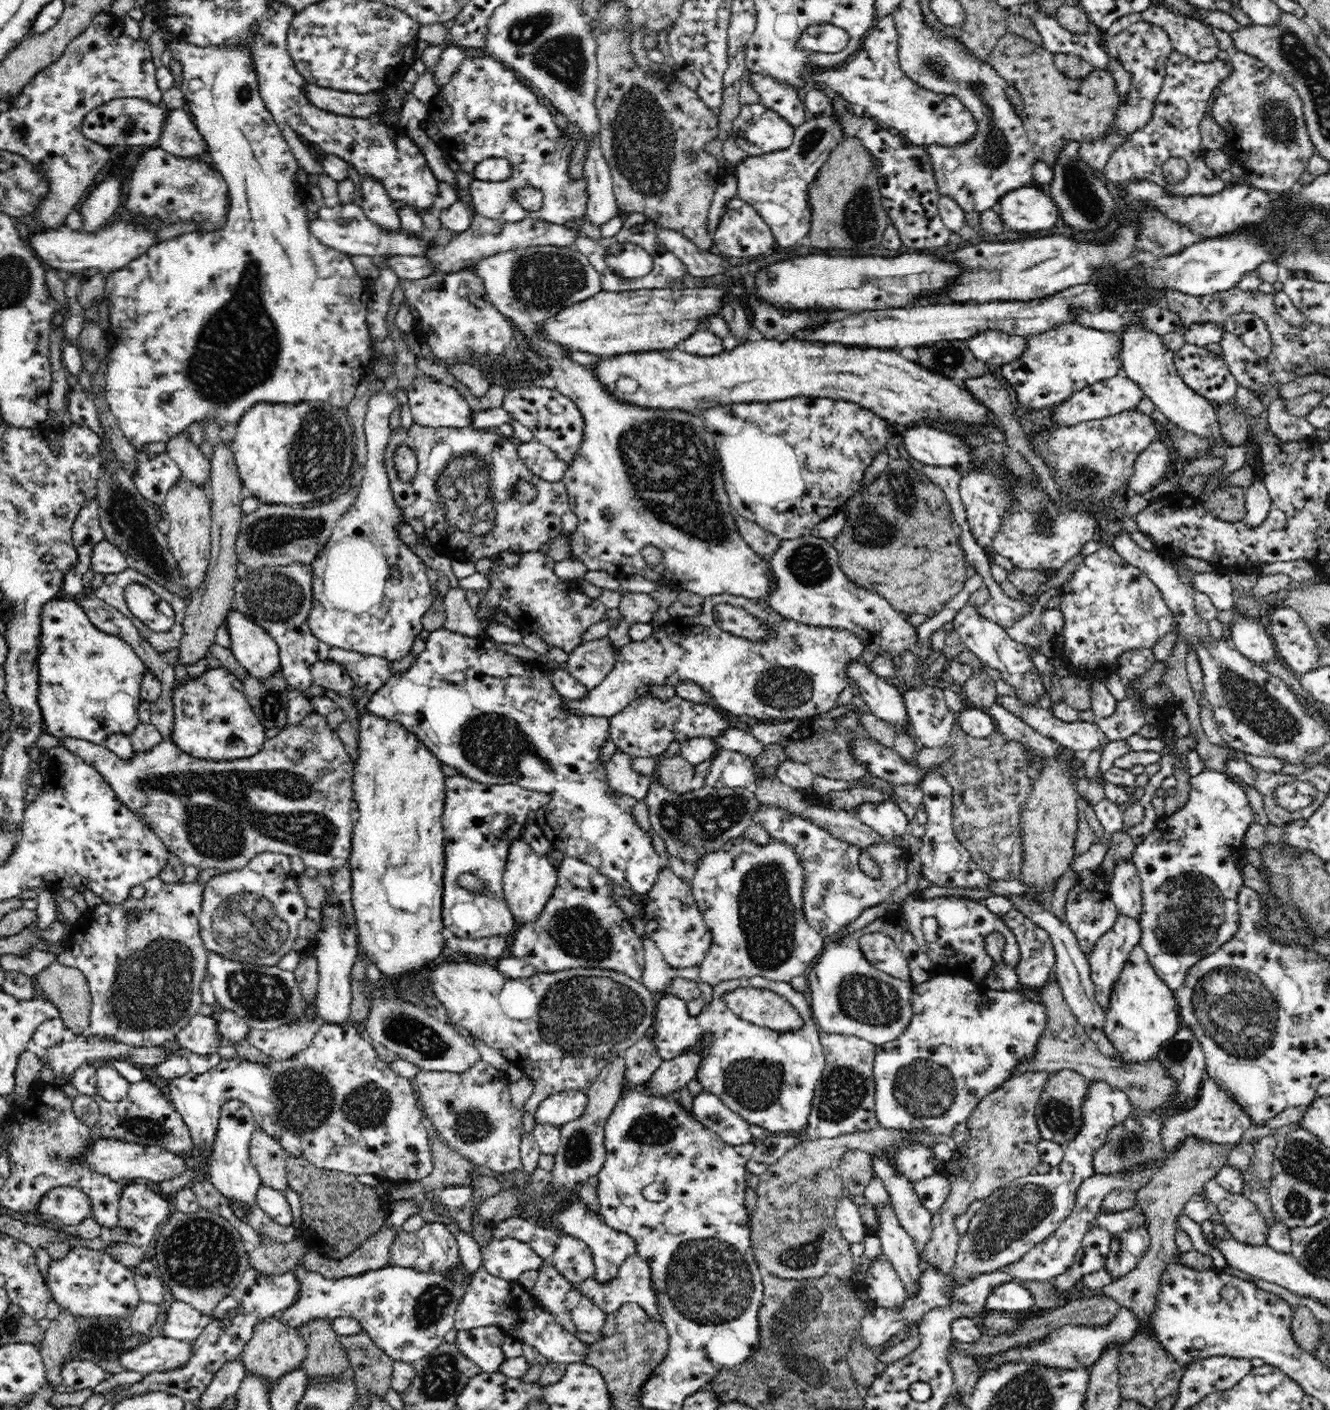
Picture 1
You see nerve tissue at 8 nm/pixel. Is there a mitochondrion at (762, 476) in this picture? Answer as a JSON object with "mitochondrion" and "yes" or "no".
{"mitochondrion":"no"}

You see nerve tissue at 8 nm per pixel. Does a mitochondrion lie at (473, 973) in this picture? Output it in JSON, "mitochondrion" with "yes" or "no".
{"mitochondrion":"no"}

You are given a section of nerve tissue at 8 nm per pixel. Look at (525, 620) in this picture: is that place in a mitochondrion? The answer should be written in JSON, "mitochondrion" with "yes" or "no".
{"mitochondrion":"no"}

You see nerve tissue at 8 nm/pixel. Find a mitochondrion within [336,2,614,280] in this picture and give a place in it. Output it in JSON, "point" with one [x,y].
{"point":[561,55]}

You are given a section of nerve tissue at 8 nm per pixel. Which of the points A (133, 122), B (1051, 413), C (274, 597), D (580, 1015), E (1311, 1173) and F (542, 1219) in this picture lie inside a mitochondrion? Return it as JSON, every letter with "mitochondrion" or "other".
{"A":"mitochondrion","B":"other","C":"mitochondrion","D":"mitochondrion","E":"mitochondrion","F":"other"}

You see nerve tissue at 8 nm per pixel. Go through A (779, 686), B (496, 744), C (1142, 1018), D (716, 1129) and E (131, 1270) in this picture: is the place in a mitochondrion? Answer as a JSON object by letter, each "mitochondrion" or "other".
{"A":"mitochondrion","B":"mitochondrion","C":"other","D":"other","E":"other"}

